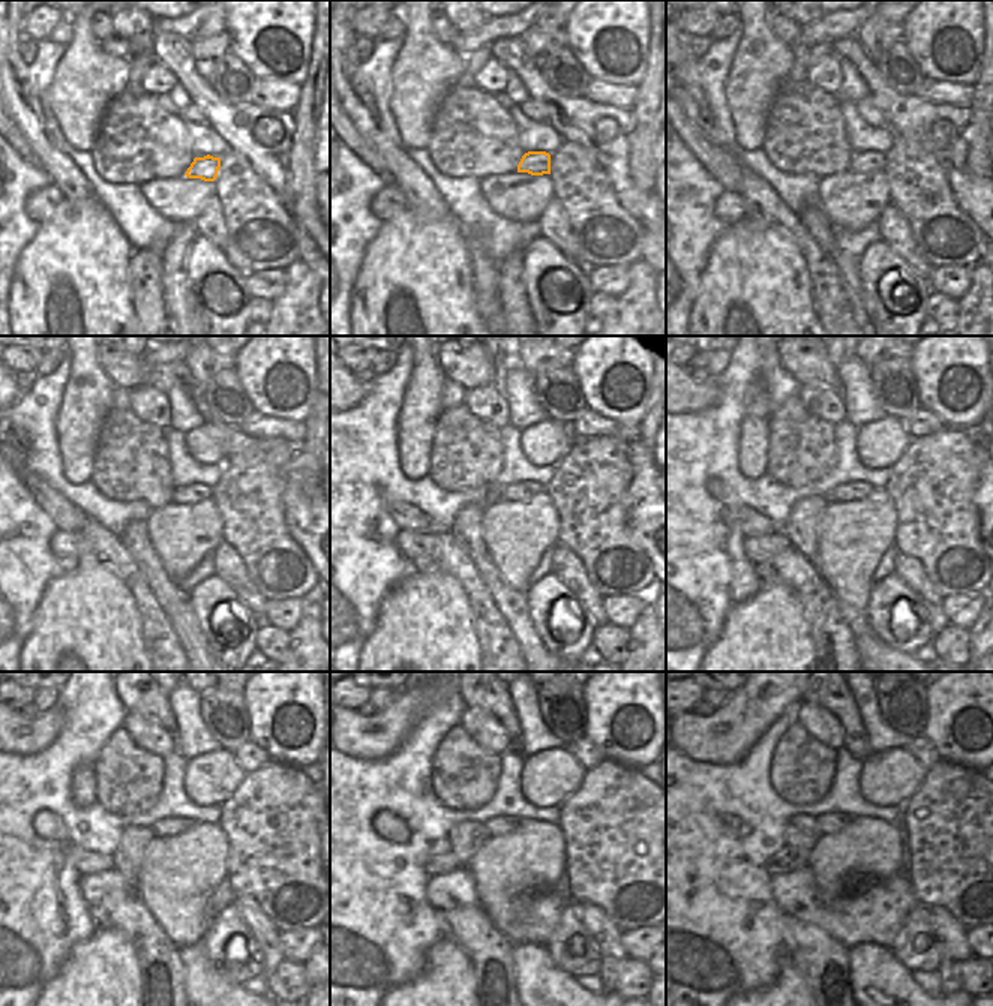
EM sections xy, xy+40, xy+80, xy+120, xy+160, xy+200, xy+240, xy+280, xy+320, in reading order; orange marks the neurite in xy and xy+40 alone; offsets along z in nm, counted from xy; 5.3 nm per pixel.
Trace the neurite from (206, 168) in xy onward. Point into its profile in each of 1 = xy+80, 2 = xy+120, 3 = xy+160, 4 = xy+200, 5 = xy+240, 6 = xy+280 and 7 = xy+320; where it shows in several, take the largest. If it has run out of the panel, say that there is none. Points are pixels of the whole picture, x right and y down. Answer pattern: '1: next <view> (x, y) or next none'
1: next xy+80 (861, 161)
2: next xy+120 (192, 494)
3: next xy+160 (522, 491)
4: next xy+200 (854, 491)
5: next xy+240 (167, 826)
6: next xy+280 (497, 825)
7: next xy+320 (833, 822)

